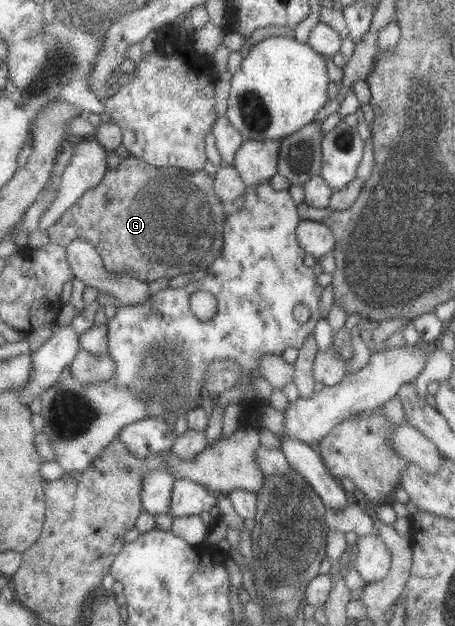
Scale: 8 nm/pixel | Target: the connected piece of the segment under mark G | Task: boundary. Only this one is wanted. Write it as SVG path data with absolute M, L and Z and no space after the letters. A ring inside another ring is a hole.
M130 155L127 159L123 160L116 170L110 170L102 181L102 187L96 187L89 190L80 201L68 213L65 213L57 225L48 229L49 236L52 241L60 242L61 245L68 248L76 239L86 239L92 242L100 250L101 255L104 257L106 268L113 273L120 275L127 274L133 268L145 269L147 268L147 281L157 281L157 279L171 279L177 275L191 273L191 271L205 270L215 261L221 253L224 252L224 229L226 215L228 215L231 206L225 202L220 201L216 196L214 176L210 176L204 170L190 172L176 167L160 168L151 165L149 162L143 161L141 158Z

